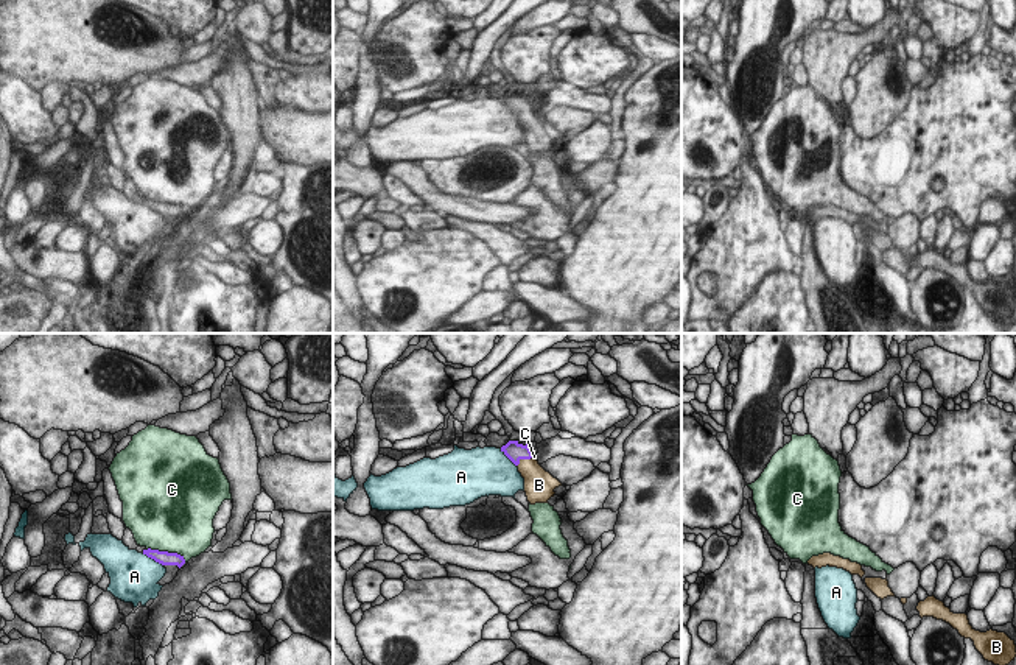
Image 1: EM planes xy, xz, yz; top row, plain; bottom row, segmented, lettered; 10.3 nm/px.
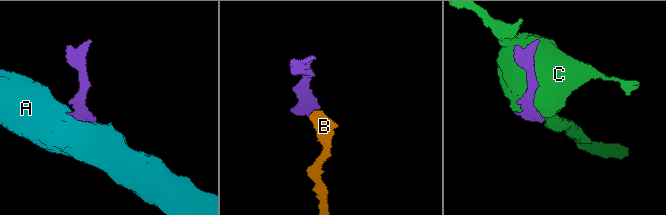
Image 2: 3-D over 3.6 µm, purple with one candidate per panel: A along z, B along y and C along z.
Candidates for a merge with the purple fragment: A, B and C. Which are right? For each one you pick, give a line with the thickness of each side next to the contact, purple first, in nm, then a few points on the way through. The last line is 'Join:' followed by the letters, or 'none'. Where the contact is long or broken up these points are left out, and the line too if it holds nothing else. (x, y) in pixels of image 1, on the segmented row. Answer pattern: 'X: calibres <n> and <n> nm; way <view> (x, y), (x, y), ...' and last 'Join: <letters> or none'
B: calibres 190 and 260 nm; way xz (514, 450), (523, 458), (536, 478)
Join: B

